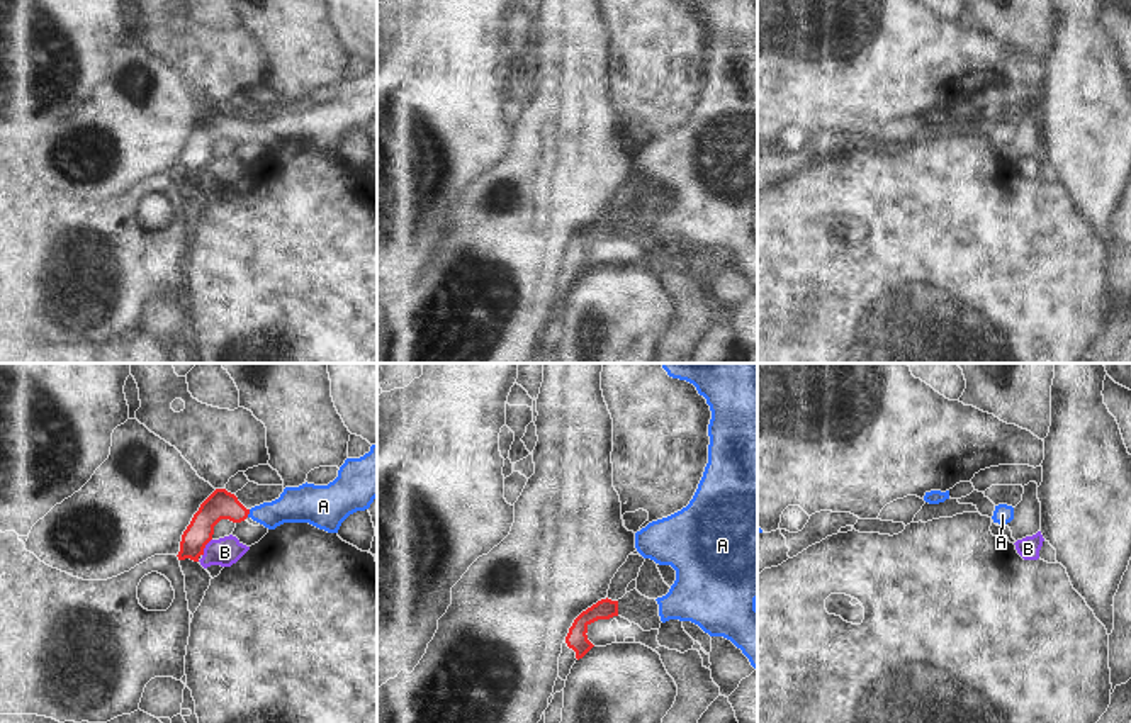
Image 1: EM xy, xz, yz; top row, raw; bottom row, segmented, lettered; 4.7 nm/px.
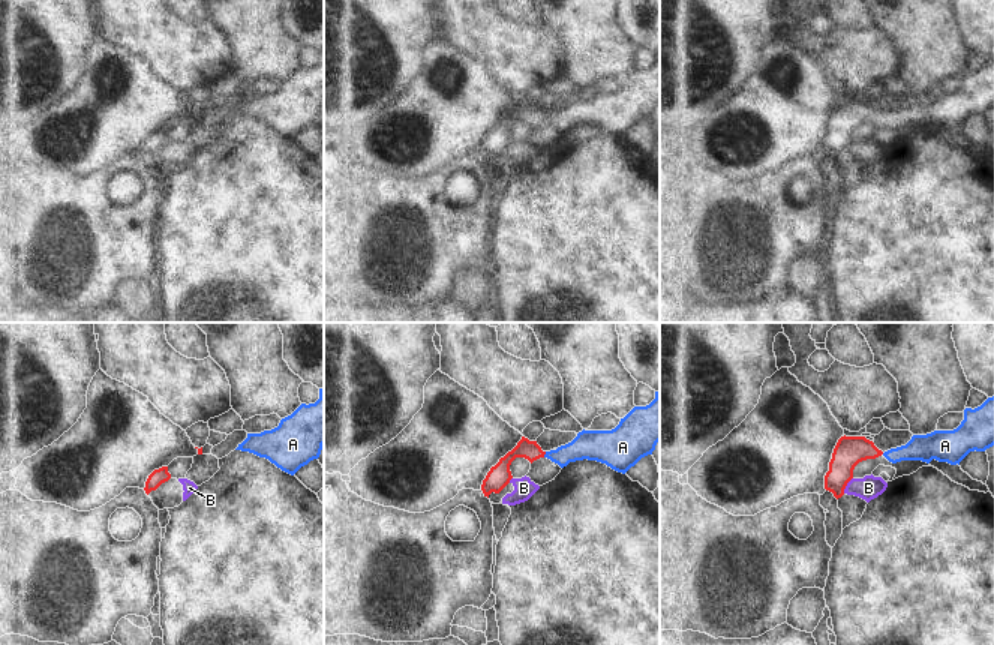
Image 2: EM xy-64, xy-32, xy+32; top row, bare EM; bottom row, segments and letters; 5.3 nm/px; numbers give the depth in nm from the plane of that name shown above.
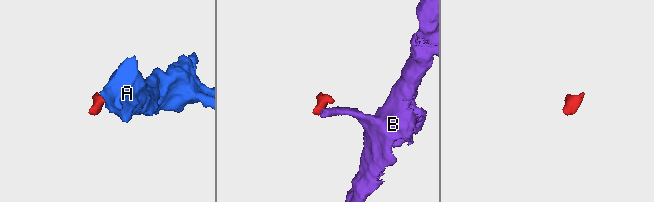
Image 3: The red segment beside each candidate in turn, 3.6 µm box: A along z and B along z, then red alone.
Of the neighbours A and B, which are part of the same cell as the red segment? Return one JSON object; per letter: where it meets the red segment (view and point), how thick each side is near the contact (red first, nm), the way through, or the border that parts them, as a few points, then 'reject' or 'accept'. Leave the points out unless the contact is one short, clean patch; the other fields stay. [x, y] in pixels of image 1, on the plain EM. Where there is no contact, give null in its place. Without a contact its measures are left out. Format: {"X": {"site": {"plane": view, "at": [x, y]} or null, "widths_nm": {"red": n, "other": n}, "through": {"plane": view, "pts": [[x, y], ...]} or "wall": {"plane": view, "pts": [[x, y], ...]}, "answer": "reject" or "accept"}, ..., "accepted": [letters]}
{"A": {"site": {"plane": "xy", "at": [248, 133]}, "widths_nm": {"red": 140, "other": 180}, "through": {"plane": "xy", "pts": [[221, 124], [236, 133], [248, 133], [277, 133], [296, 124]]}, "answer": "accept"}, "B": {"site": {"plane": "xy", "at": [204, 167]}, "widths_nm": {"red": 140, "other": 140}, "wall": {"plane": "xy", "pts": [[211, 158], [202, 175]]}, "answer": "reject"}, "accepted": ["A"]}

